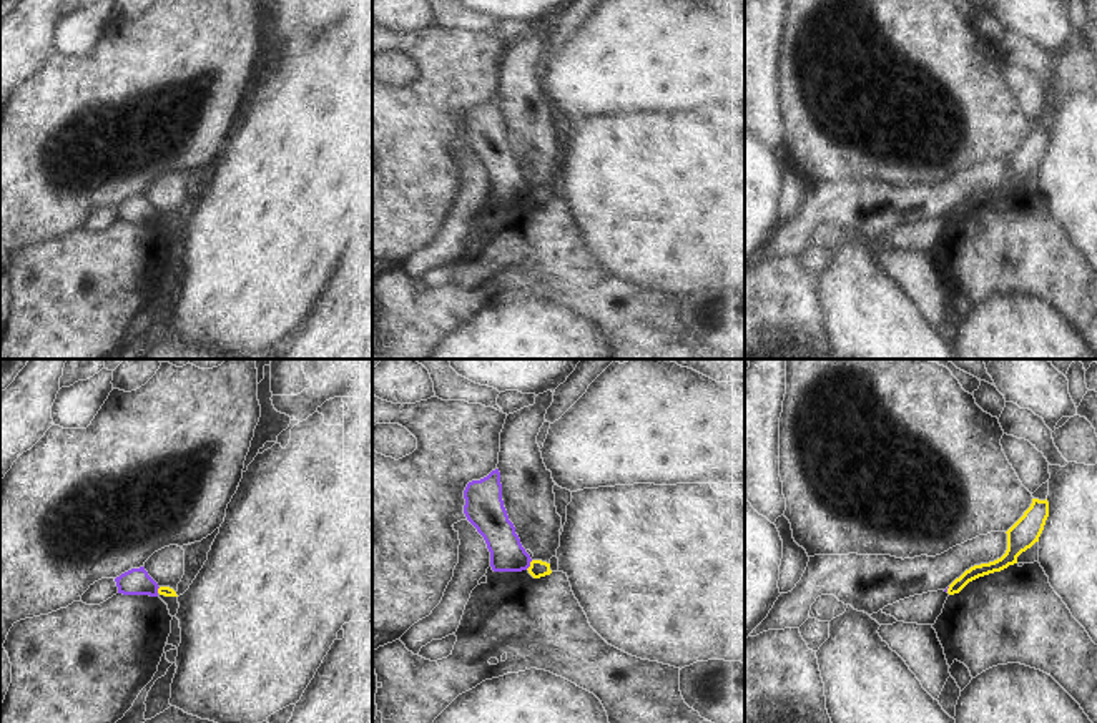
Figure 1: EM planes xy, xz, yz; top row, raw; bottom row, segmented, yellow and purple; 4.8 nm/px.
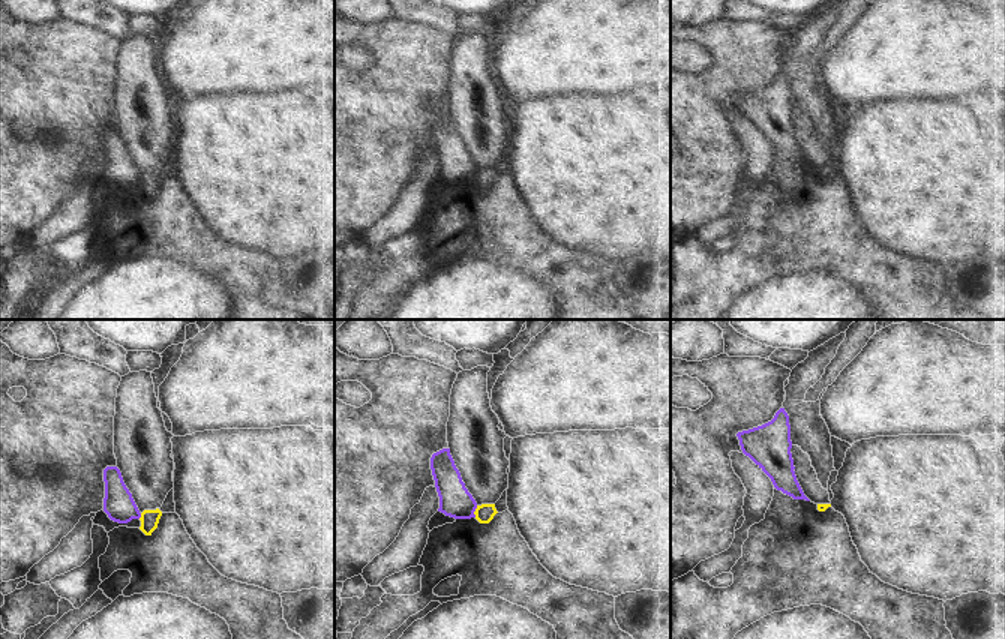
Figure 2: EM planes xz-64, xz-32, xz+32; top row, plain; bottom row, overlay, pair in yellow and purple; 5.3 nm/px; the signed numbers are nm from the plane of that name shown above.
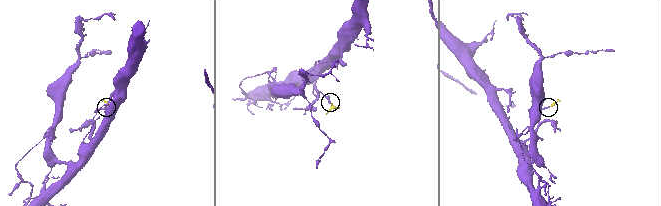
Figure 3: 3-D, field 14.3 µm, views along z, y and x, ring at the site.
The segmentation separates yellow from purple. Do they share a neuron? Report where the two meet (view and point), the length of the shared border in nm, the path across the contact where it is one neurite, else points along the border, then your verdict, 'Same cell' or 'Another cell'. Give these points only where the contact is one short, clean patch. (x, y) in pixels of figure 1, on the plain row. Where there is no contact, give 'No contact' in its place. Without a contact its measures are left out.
Touches yellow at xz (531, 193). Shared border 60 nm. Boundary: xz (532, 188), (526, 196). Another cell

